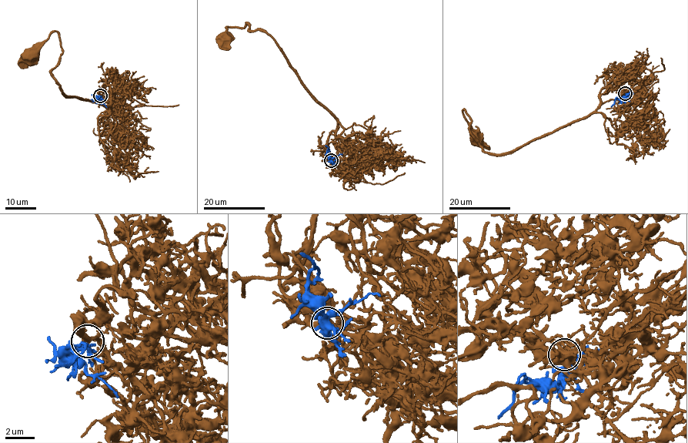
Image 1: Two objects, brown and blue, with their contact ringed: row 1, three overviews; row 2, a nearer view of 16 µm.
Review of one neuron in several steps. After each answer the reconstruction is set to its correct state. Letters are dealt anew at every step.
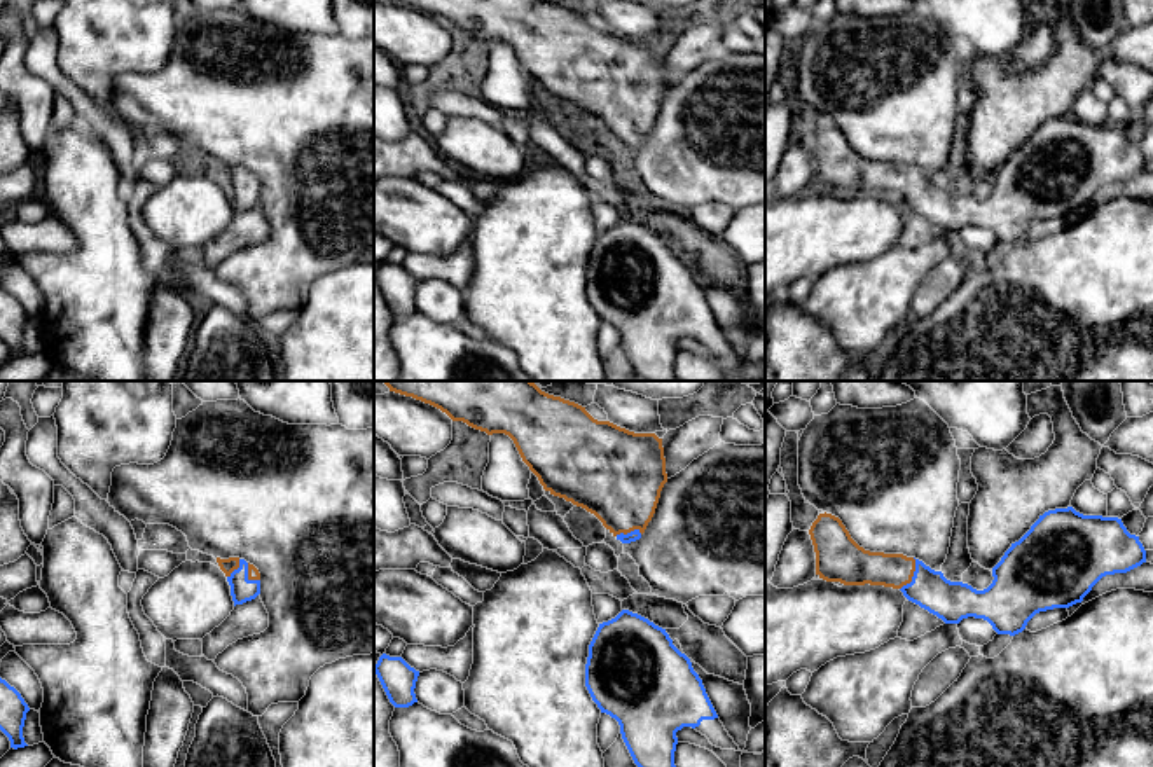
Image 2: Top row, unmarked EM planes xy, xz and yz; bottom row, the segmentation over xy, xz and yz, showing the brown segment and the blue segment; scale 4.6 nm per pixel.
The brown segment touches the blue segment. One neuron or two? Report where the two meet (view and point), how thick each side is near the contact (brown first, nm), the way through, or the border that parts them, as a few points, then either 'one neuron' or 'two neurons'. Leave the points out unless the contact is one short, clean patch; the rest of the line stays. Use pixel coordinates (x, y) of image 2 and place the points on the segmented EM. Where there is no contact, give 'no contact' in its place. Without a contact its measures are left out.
yz (912, 575) | 170/190 nm | across yz (860, 566), (912, 575), (923, 586), (951, 601) | one neuron

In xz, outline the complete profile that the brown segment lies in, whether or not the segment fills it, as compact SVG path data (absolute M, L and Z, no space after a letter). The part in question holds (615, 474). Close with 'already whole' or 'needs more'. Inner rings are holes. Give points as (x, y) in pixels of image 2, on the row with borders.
M383 381L390 391L412 397L445 412L452 421L493 433L508 435L522 461L538 477L545 491L594 514L622 543L641 538L652 521L660 491L667 482L662 439L655 433L634 433L610 421L594 419L585 407L542 391L533 381Z; needs more

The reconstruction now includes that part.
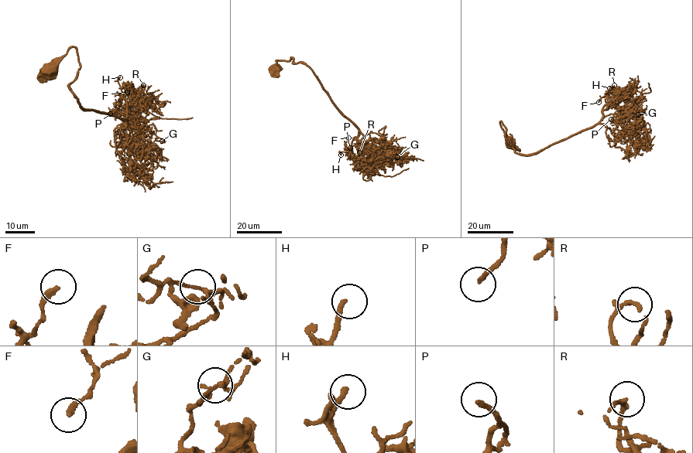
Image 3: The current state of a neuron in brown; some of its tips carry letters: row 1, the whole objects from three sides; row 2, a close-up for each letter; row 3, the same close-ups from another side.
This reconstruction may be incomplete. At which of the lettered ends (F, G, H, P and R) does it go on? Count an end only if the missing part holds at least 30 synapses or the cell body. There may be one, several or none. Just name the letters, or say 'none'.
H

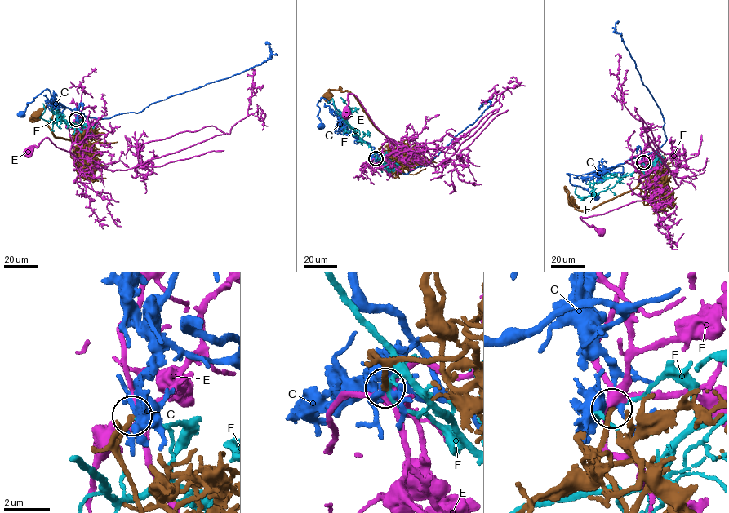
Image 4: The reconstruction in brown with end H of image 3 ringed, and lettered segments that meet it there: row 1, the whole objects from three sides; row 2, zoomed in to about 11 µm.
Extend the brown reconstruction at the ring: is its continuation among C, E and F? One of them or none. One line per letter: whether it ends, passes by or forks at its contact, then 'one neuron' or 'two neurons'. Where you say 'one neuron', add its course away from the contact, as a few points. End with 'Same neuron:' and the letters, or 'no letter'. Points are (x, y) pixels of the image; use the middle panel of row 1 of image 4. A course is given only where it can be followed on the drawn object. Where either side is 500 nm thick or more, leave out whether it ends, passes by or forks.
C: it forks | two neurons
E: it forks | two neurons
F: it passes by | two neurons
Same neuron: no letter

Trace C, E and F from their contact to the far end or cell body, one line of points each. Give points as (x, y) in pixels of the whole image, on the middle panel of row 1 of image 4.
C: (375, 158), (380, 156), (373, 148), (357, 138), (335, 107), (322, 97), (317, 105), (320, 125)
E: (376, 158), (387, 156), (395, 150), (396, 145), (375, 125), (362, 105), (351, 94), (348, 95), (347, 115)
F: (375, 158), (381, 162), (339, 115), (332, 99), (327, 103)

